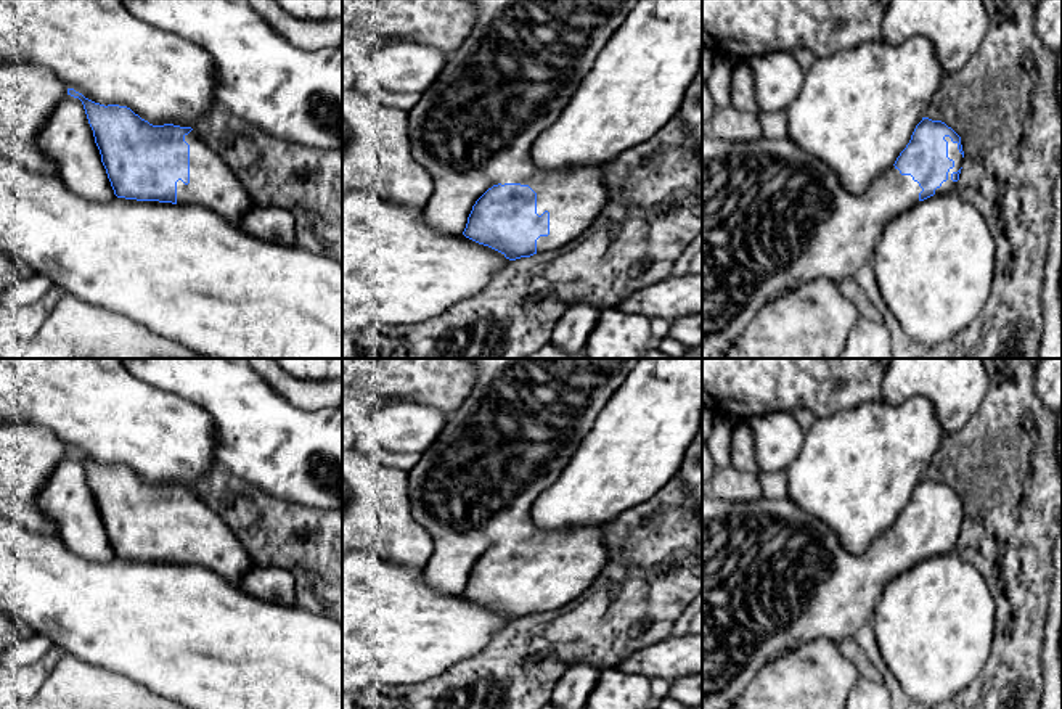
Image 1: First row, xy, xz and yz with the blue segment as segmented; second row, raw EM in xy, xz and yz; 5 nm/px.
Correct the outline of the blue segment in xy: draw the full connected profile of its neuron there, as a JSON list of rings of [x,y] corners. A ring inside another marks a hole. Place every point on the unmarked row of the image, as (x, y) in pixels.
[[[67,449],[67,455],[39,492],[37,506],[55,524],[58,539],[71,551],[92,561],[104,563],[117,556],[196,564],[233,584],[255,566],[225,521],[191,487],[153,486],[127,466],[95,463],[74,449]]]

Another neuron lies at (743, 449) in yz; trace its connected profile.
[[[741,424],[733,434],[729,465],[741,471],[757,473],[754,436],[745,424]]]

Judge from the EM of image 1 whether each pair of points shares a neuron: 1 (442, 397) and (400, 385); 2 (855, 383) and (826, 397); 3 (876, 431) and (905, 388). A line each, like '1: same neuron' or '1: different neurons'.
1: same neuron
2: same neuron
3: different neurons

